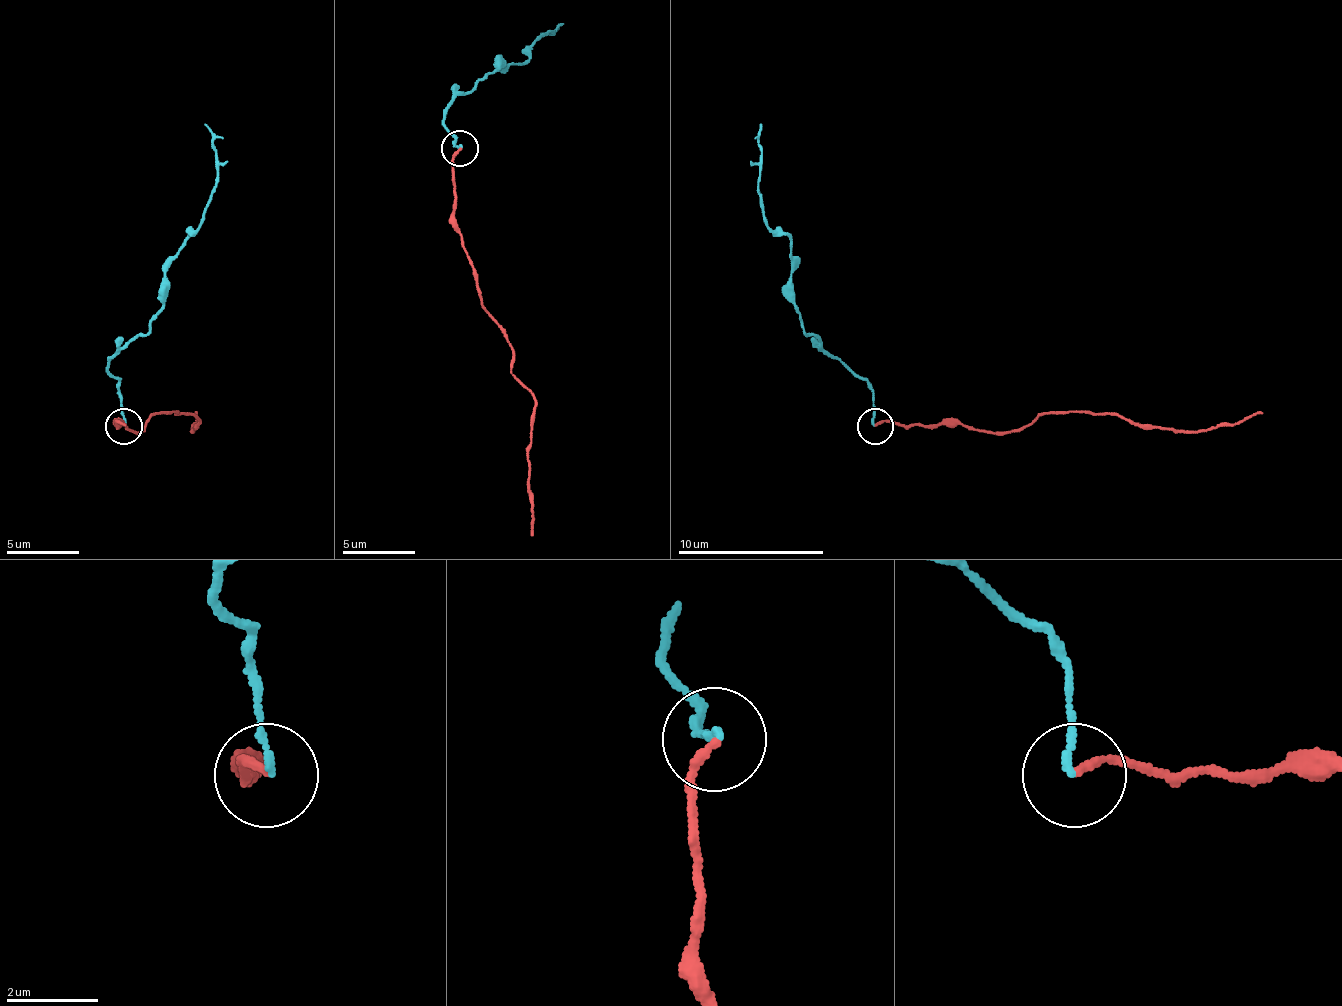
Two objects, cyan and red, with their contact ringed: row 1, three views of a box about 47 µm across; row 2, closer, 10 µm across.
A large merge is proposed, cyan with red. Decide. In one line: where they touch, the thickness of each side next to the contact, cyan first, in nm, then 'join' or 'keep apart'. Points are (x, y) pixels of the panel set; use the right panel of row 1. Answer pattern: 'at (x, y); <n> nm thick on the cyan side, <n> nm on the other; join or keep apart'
at (875, 426); 130 nm thick on the cyan side, 170 nm on the other; keep apart

